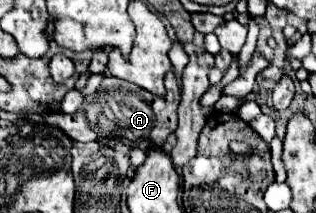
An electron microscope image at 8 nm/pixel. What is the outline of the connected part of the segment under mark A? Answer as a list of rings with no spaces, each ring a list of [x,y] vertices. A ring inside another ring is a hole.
[[[171,71],[167,73],[167,93],[161,97],[117,77],[105,77],[95,95],[87,103],[83,103],[73,115],[59,111],[45,117],[37,115],[33,117],[33,121],[63,127],[67,135],[75,141],[101,141],[111,147],[115,147],[115,143],[125,143],[125,151],[131,147],[139,147],[145,151],[151,141],[155,145],[163,145],[167,135],[177,129],[177,105],[179,83]]]

